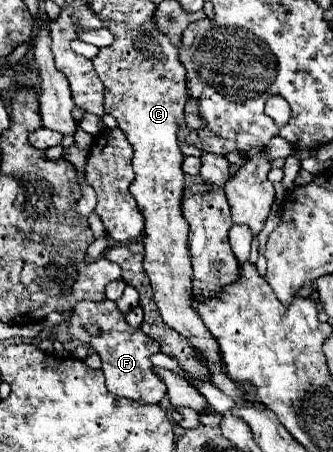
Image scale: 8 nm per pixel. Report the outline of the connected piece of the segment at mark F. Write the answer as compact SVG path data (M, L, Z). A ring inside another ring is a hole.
M101 300L101 302L77 302L71 314L71 324L69 324L71 336L79 338L83 344L87 344L93 352L101 356L103 362L103 372L107 380L107 390L111 394L117 394L121 398L129 398L141 404L161 404L165 396L165 384L155 376L153 364L151 364L151 354L159 352L159 344L143 334L139 328L133 330L127 322L125 316L119 312L117 304L113 300ZM83 324L97 324L101 326L99 336L89 336L83 330Z

